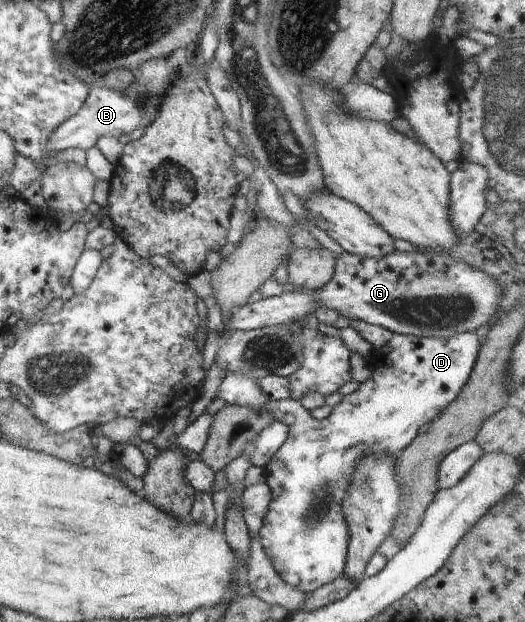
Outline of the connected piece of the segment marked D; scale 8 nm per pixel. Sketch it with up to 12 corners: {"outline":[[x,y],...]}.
{"outline":[[393,333],[317,421],[227,374],[289,428],[259,531],[309,594],[344,573],[361,456],[399,454],[459,396],[480,340]]}

